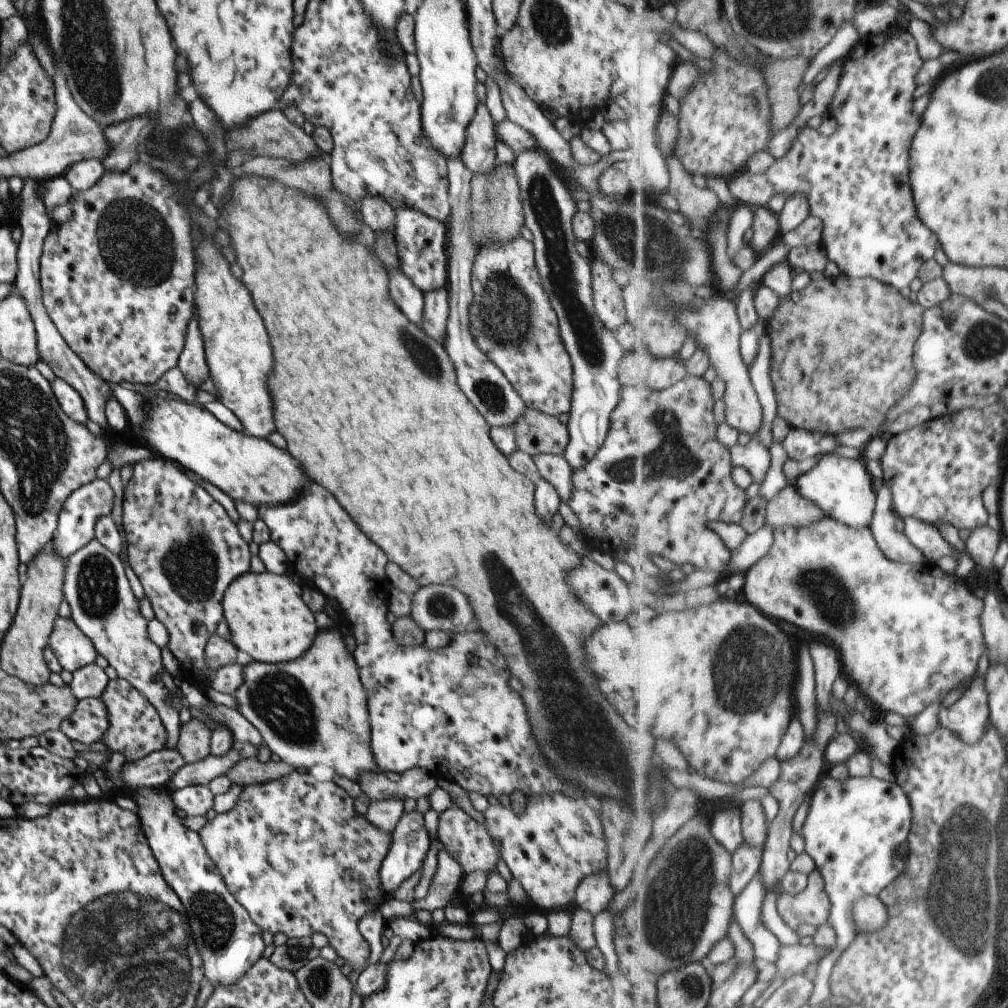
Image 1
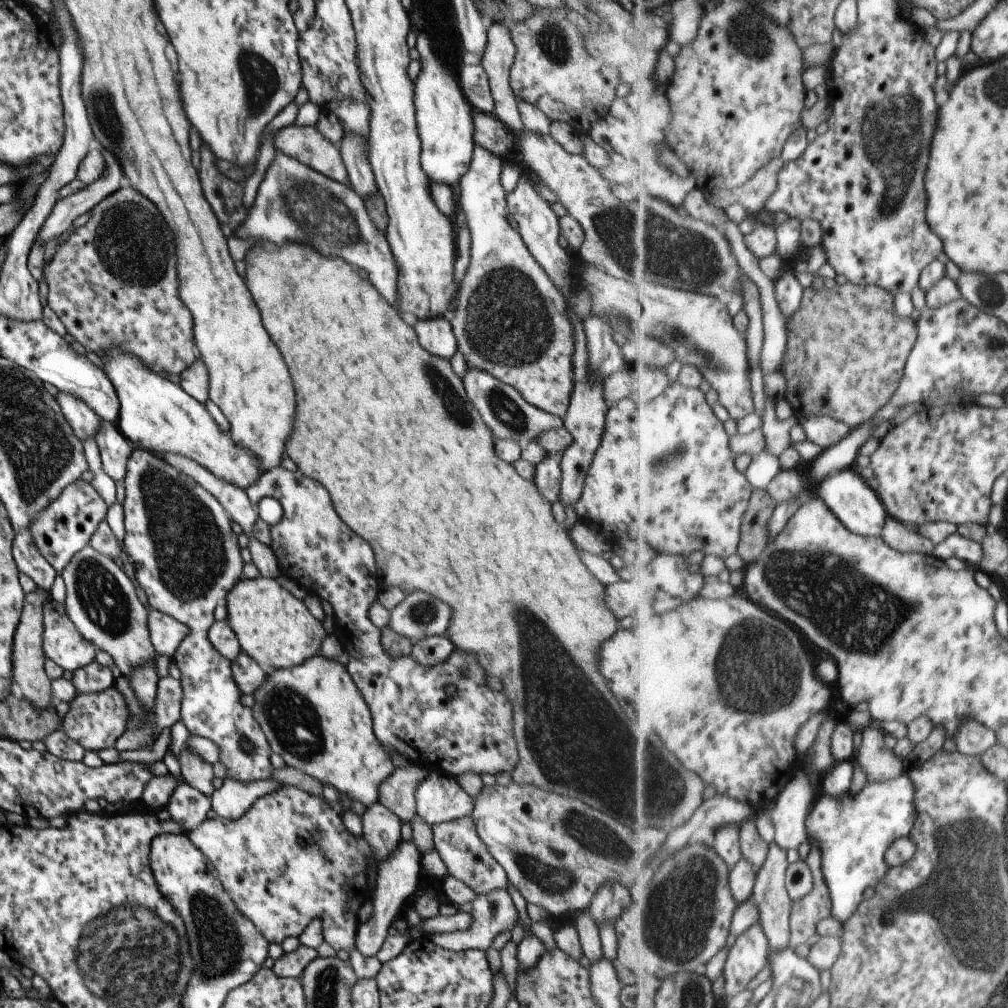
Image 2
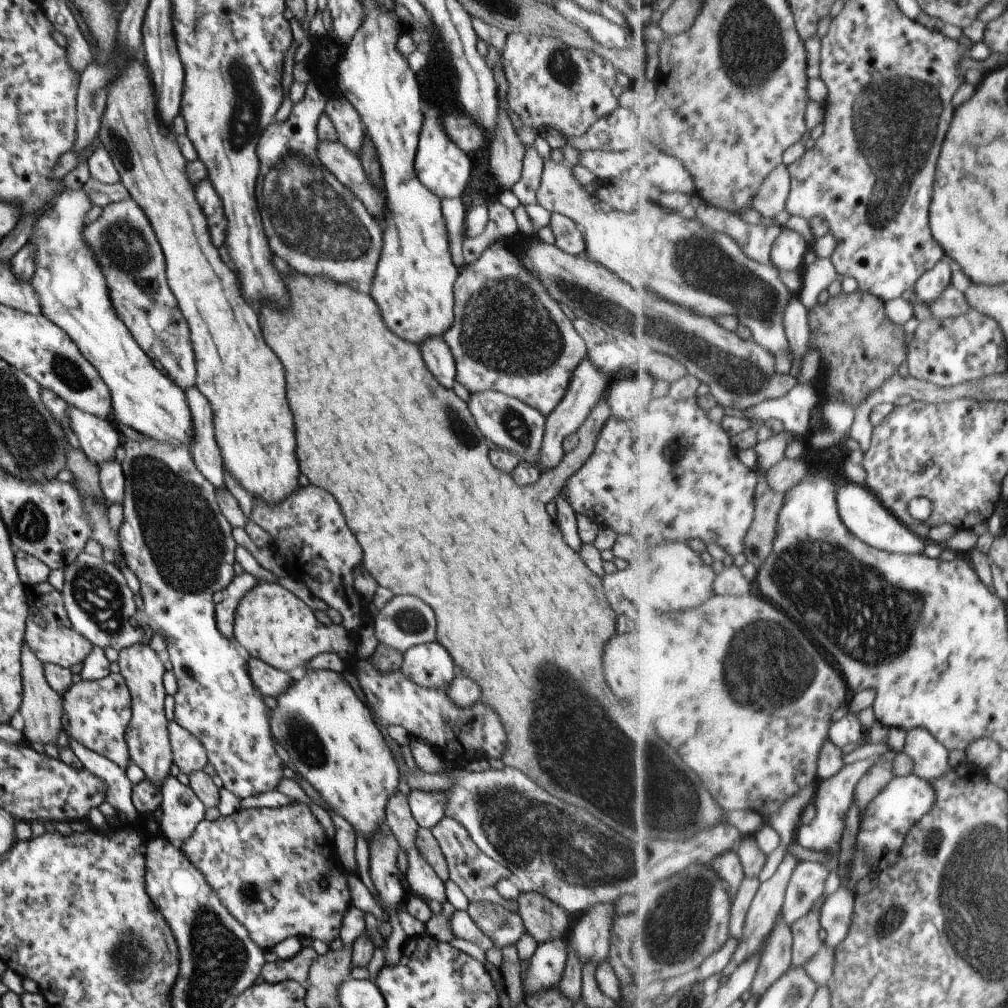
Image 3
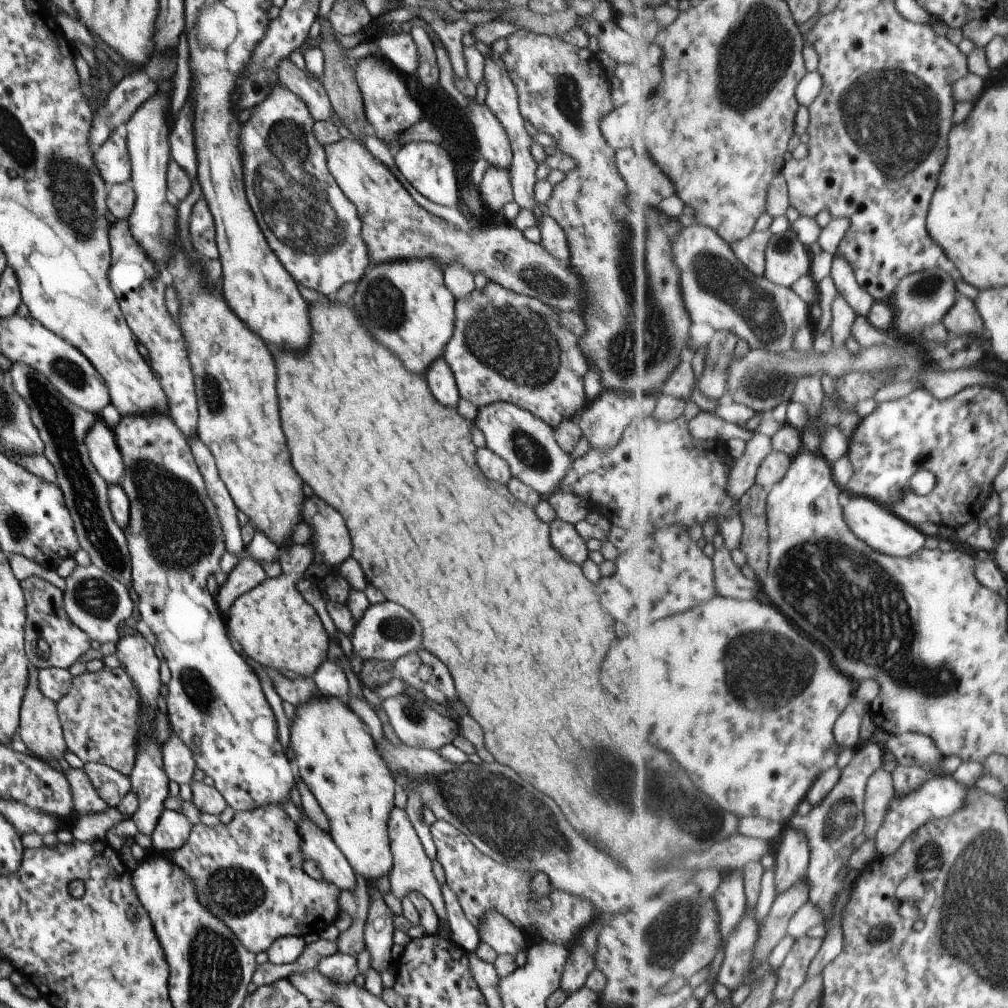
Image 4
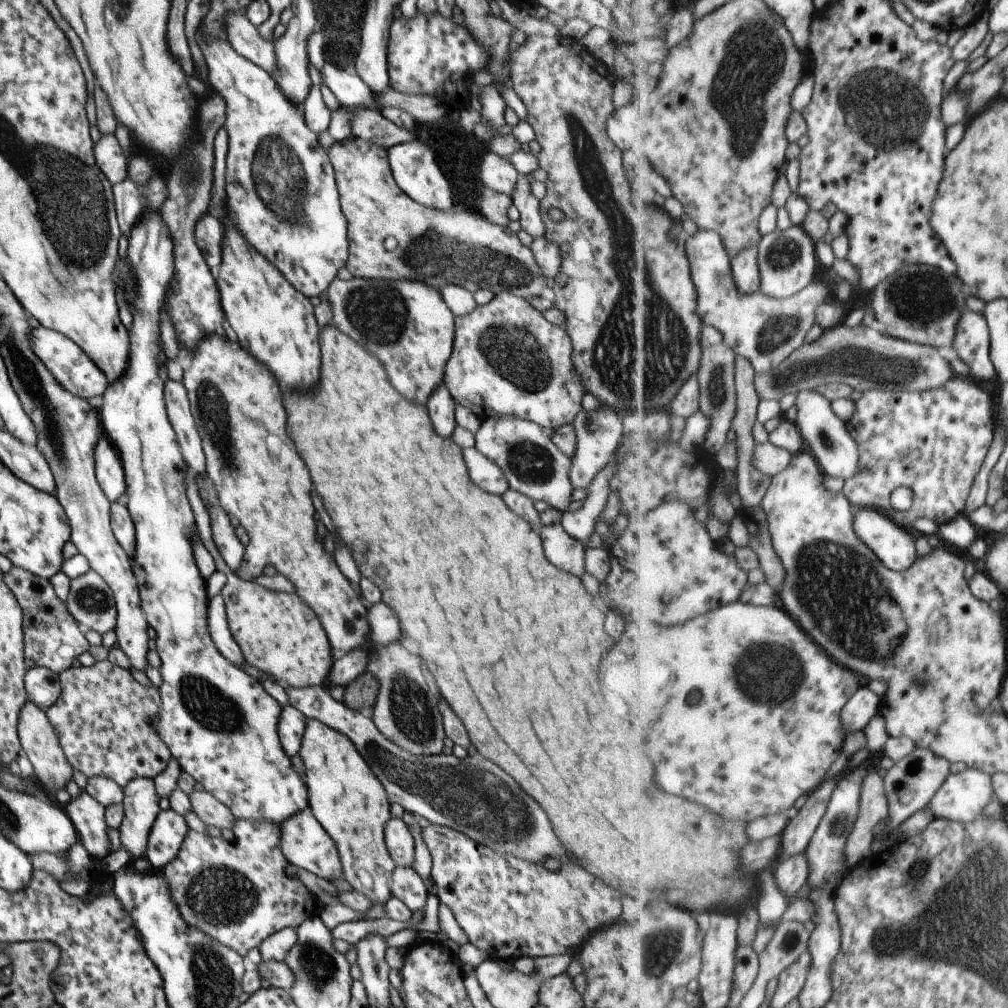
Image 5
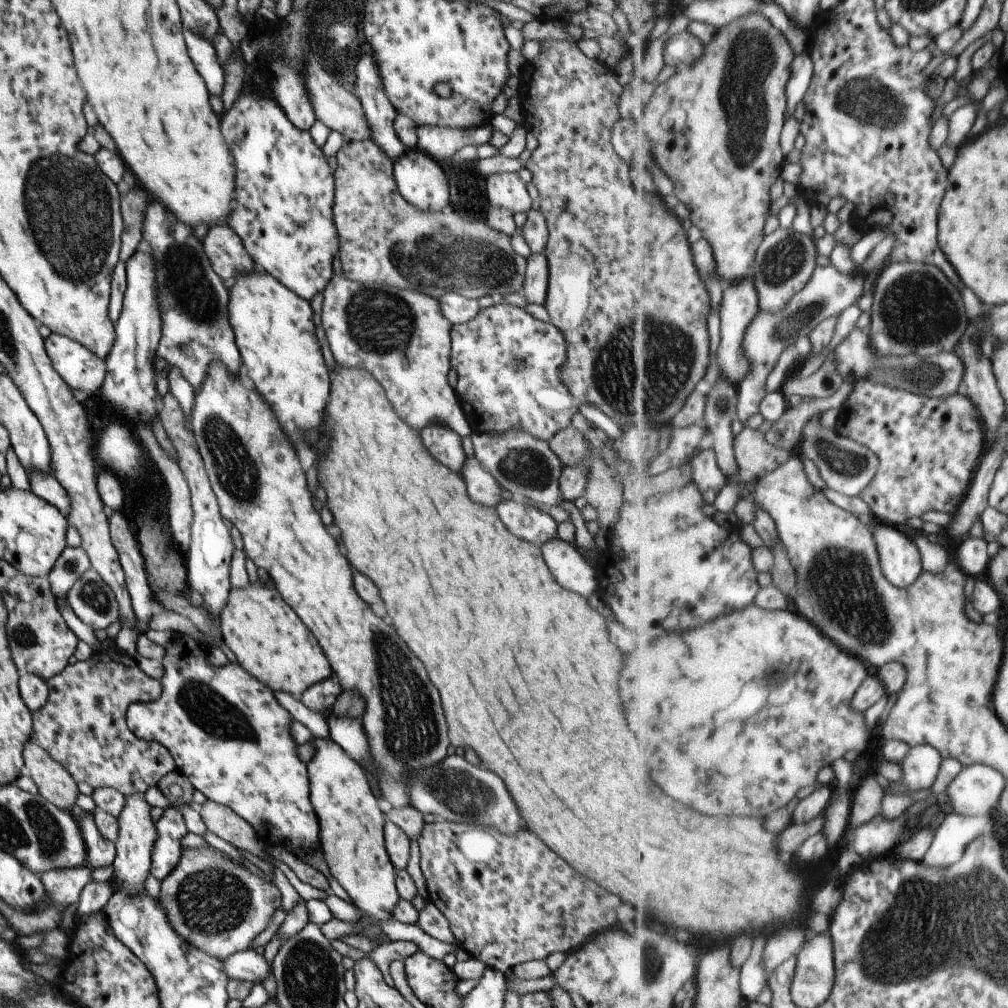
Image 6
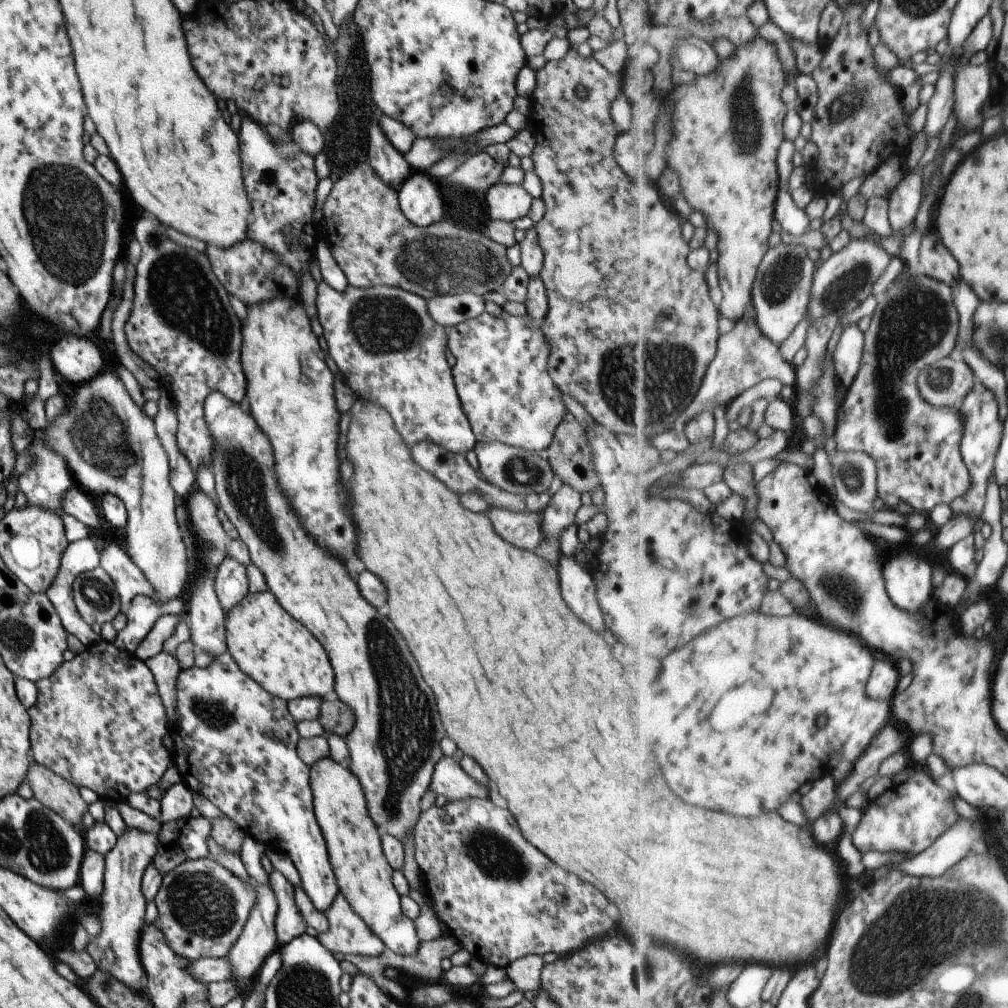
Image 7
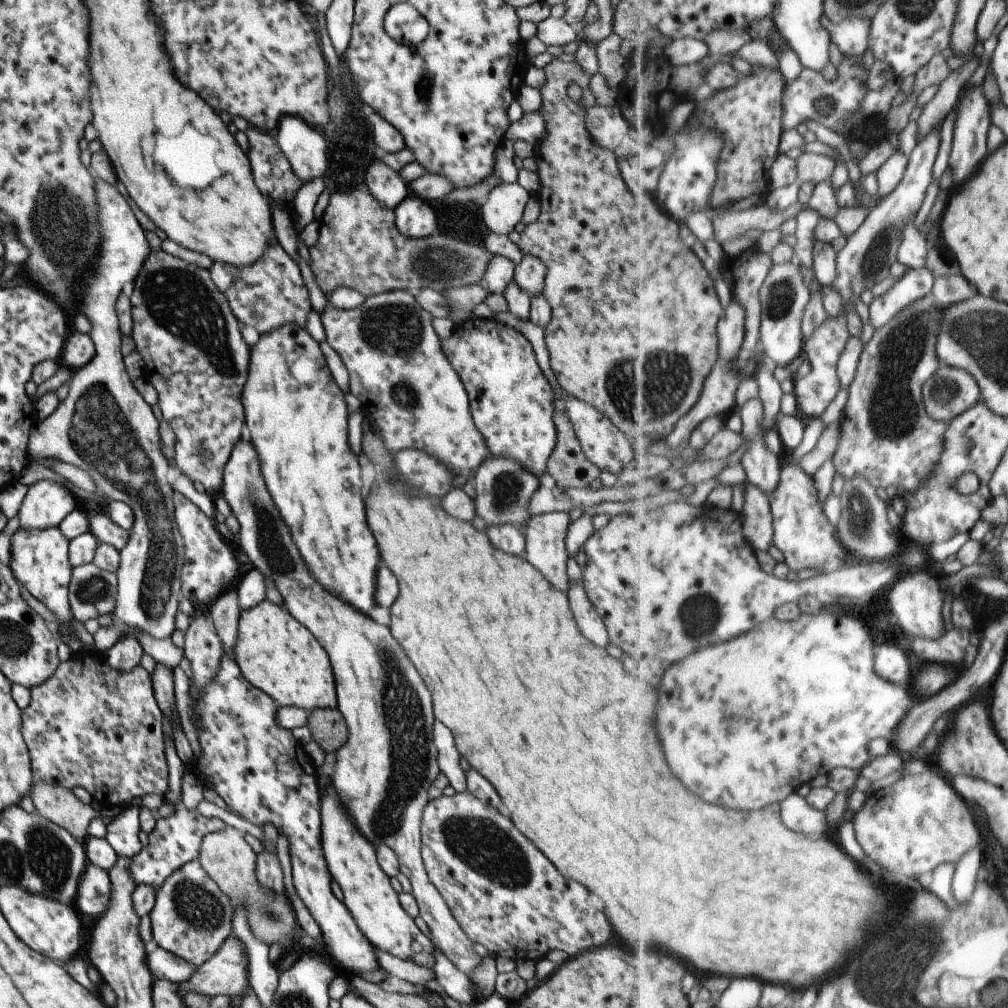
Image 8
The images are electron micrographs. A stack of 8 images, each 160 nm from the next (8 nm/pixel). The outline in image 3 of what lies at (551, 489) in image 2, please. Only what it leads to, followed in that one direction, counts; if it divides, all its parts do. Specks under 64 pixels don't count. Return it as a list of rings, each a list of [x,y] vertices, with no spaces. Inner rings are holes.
[[[587,355],[579,361],[579,364],[572,370],[566,393],[558,402],[558,405],[545,417],[544,433],[542,443],[538,450],[538,471],[541,473],[553,470],[561,460],[564,452],[562,451],[562,440],[570,434],[575,434],[576,430],[583,424],[583,420],[591,407],[605,395],[612,376],[604,374],[592,364]]]

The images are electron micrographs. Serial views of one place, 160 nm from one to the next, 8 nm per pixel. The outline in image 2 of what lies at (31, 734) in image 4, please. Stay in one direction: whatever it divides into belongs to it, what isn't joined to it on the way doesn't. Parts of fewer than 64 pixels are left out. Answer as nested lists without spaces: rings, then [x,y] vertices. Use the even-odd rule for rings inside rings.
[[[36,586],[35,590],[25,594],[25,604],[18,618],[11,646],[12,686],[17,695],[29,701],[37,710],[55,704],[50,696],[50,678],[44,671],[45,654],[42,649],[42,606],[49,598],[48,592]]]

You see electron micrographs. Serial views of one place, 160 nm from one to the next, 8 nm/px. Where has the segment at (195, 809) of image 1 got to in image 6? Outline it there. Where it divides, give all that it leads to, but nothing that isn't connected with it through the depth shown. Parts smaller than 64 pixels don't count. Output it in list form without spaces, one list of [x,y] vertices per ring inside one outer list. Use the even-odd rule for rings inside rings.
[[[167,807],[154,823],[157,842],[151,851],[150,872],[155,879],[163,880],[179,860],[179,840],[187,834],[181,812],[174,807]]]

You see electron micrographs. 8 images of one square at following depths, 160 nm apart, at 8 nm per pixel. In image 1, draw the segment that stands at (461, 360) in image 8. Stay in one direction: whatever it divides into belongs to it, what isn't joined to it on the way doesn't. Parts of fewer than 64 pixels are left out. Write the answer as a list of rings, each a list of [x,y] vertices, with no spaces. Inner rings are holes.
[[[478,102],[474,115],[471,116],[464,143],[460,152],[460,159],[473,173],[486,173],[494,169],[496,152],[494,148],[494,125],[485,105]],[[523,237],[502,245],[477,246],[472,262],[470,333],[510,382],[525,407],[557,417],[570,409],[572,366],[563,346],[554,310],[539,282],[531,241]]]

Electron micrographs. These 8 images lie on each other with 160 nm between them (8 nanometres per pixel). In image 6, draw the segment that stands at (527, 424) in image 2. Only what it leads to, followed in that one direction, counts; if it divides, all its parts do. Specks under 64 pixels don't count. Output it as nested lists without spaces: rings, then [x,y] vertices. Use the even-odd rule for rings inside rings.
[[[507,429],[506,433],[484,433],[472,430],[471,440],[474,457],[496,478],[500,487],[513,496],[523,496],[536,505],[560,506],[570,513],[569,522],[574,528],[574,544],[577,548],[593,548],[594,538],[585,529],[582,514],[572,502],[565,502],[558,487],[562,469],[560,460],[549,448],[548,441],[532,438],[531,434],[519,429]]]

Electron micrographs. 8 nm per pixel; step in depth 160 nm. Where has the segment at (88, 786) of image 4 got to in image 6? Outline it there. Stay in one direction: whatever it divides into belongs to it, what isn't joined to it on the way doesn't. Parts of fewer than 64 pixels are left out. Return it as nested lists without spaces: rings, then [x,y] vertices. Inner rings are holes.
[[[92,813],[84,814],[76,822],[84,842],[86,865],[92,869],[112,866],[113,858],[115,858],[114,843],[107,842],[107,838],[103,838],[97,832],[95,824],[93,824]]]

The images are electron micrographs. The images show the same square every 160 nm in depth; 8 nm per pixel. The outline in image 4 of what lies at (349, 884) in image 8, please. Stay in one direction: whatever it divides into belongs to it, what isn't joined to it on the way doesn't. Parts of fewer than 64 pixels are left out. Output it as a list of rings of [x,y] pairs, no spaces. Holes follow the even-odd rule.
[[[321,693],[300,705],[295,705],[295,714],[290,720],[289,732],[290,732],[290,748],[292,749],[292,754],[294,755],[294,762],[296,766],[296,772],[302,783],[309,789],[309,792],[313,795],[313,798],[317,801],[317,804],[321,807],[321,810],[325,813],[329,823],[328,834],[335,843],[335,846],[343,853],[345,860],[349,863],[349,866],[354,870],[357,876],[366,878],[366,880],[375,880],[381,876],[389,874],[392,869],[392,854],[390,851],[388,834],[386,829],[386,822],[388,819],[388,814],[393,806],[393,785],[395,783],[392,777],[392,772],[390,768],[383,761],[384,758],[379,754],[376,747],[376,742],[369,734],[363,721],[347,706],[347,703],[343,702],[341,699],[331,695],[325,695]]]

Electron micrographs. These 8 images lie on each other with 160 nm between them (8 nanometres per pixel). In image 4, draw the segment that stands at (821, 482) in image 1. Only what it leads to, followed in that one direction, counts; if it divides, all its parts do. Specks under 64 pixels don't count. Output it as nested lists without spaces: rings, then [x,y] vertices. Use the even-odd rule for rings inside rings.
[[[850,495],[845,507],[845,515],[847,524],[860,539],[865,540],[875,550],[889,554],[889,556],[895,556],[895,558],[910,557],[912,554],[918,553],[927,542],[926,532],[918,527],[911,526],[911,523],[878,503],[876,499]]]

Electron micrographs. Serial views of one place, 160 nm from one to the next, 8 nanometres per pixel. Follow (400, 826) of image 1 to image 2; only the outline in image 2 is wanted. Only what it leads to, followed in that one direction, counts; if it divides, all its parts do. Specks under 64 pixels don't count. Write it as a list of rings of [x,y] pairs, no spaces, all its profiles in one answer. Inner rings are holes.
[[[400,840],[396,849],[393,849],[382,861],[375,864],[376,879],[374,888],[371,890],[372,913],[370,918],[363,924],[358,923],[354,938],[354,948],[360,956],[375,956],[381,942],[387,936],[387,928],[393,919],[402,914],[402,910],[411,898],[417,881],[420,878],[420,852],[410,840]]]

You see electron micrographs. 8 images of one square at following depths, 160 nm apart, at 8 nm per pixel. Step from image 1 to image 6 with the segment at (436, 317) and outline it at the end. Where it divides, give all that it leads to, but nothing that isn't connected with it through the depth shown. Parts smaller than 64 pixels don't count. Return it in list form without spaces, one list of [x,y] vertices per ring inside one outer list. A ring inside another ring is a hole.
[[[433,424],[421,430],[423,446],[427,446],[429,454],[437,460],[441,460],[443,466],[451,468],[453,472],[461,470],[461,464],[465,458],[460,436],[449,430],[445,425]]]

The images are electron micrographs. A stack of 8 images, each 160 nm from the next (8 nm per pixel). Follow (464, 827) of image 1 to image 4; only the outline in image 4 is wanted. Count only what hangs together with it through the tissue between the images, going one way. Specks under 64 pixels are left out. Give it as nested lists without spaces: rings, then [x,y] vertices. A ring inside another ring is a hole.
[[[435,819],[429,826],[430,835],[436,848],[436,861],[442,866],[445,883],[453,890],[467,920],[476,928],[478,918],[487,910],[496,910],[500,912],[511,924],[516,927],[520,927],[525,936],[529,934],[539,934],[539,938],[543,941],[565,943],[571,940],[576,930],[583,930],[585,926],[589,926],[593,923],[591,918],[596,918],[598,915],[594,905],[588,900],[576,897],[572,893],[567,893],[559,889],[550,890],[550,893],[538,901],[530,896],[530,878],[531,874],[524,873],[523,871],[514,869],[506,863],[495,862],[492,858],[489,858],[486,854],[479,852],[476,846],[471,844],[467,837],[459,832],[454,826],[451,826],[443,819]]]

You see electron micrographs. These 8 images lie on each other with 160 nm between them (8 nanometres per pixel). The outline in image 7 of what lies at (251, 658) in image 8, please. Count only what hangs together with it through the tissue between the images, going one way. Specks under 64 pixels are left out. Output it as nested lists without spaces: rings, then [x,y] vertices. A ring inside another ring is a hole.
[[[267,590],[247,593],[224,617],[226,651],[235,664],[263,690],[285,702],[299,697],[322,699],[334,685],[327,653],[312,634]]]

